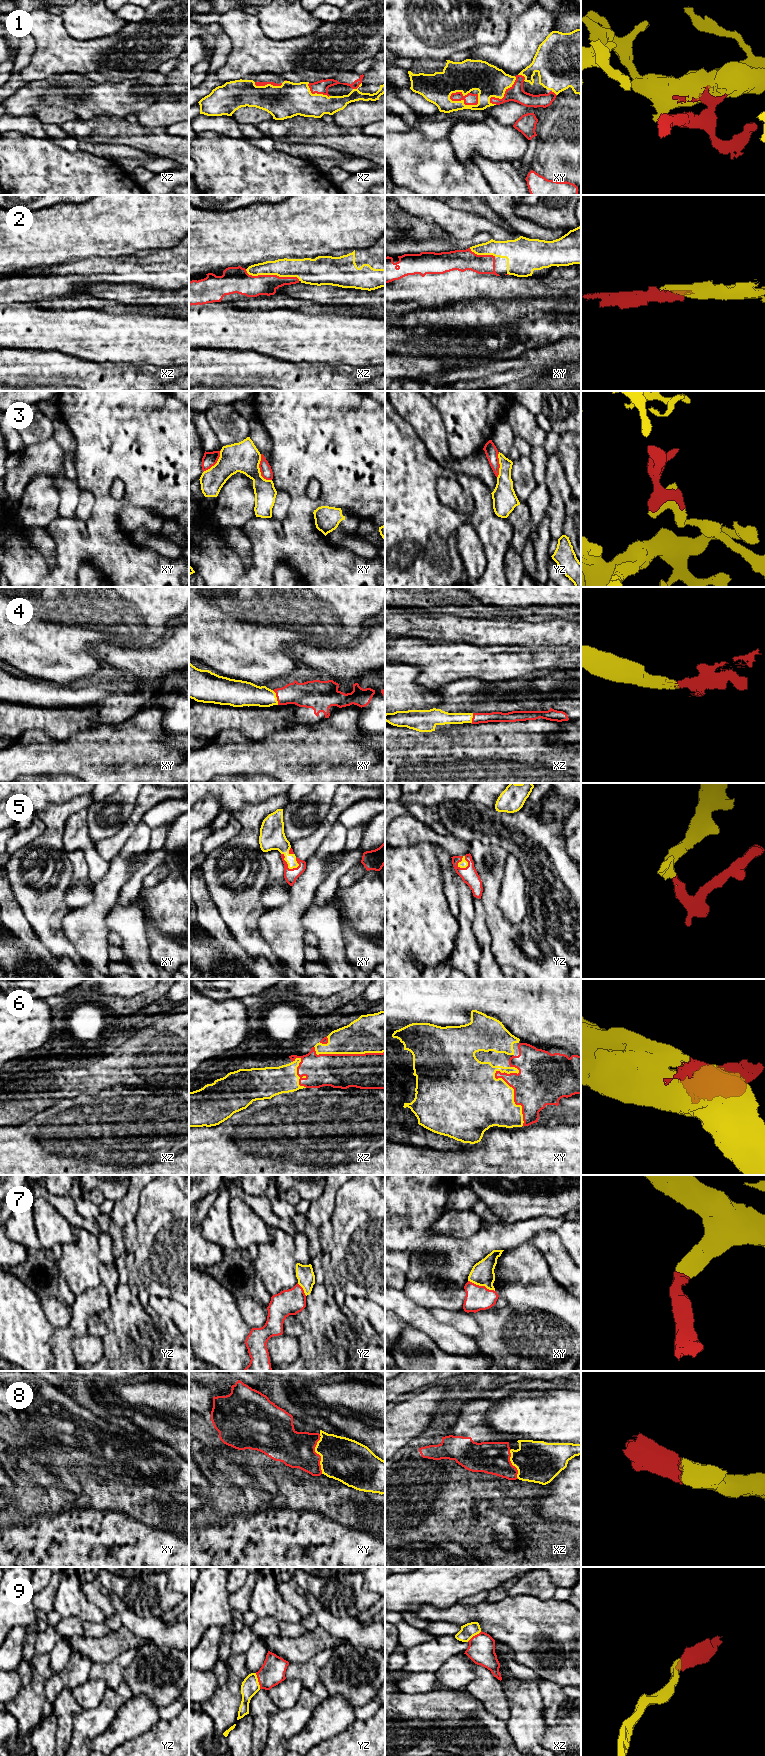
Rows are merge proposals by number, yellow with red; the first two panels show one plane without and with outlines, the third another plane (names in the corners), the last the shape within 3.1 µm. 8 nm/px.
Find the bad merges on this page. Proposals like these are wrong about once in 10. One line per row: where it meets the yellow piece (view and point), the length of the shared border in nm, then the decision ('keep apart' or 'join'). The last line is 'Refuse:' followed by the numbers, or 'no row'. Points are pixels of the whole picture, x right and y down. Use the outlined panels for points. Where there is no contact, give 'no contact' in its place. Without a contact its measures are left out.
1: xy (463, 102) | 240 nm | join
2: xz (272, 274) | 440 nm | join
3: xy (259, 470) | 240 nm | join
4: xy (276, 697) | 130 nm | join
5: xy (288, 866) | 180 nm | join
6: xy (513, 1096) | 500 nm | join
7: xy (481, 1285) | 240 nm | join
8: xy (319, 1454) | 300 nm | join
9: yz (257, 1681) | 130 nm | join
Refuse: no row

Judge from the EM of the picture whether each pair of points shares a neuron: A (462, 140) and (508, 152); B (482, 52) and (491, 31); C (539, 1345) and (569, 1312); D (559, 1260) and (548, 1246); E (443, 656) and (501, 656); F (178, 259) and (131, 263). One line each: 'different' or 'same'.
A: same
B: different
C: different
D: same
E: same
F: same

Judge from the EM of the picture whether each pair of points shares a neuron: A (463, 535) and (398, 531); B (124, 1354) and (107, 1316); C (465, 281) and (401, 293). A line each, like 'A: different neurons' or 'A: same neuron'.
A: different neurons
B: same neuron
C: same neuron

